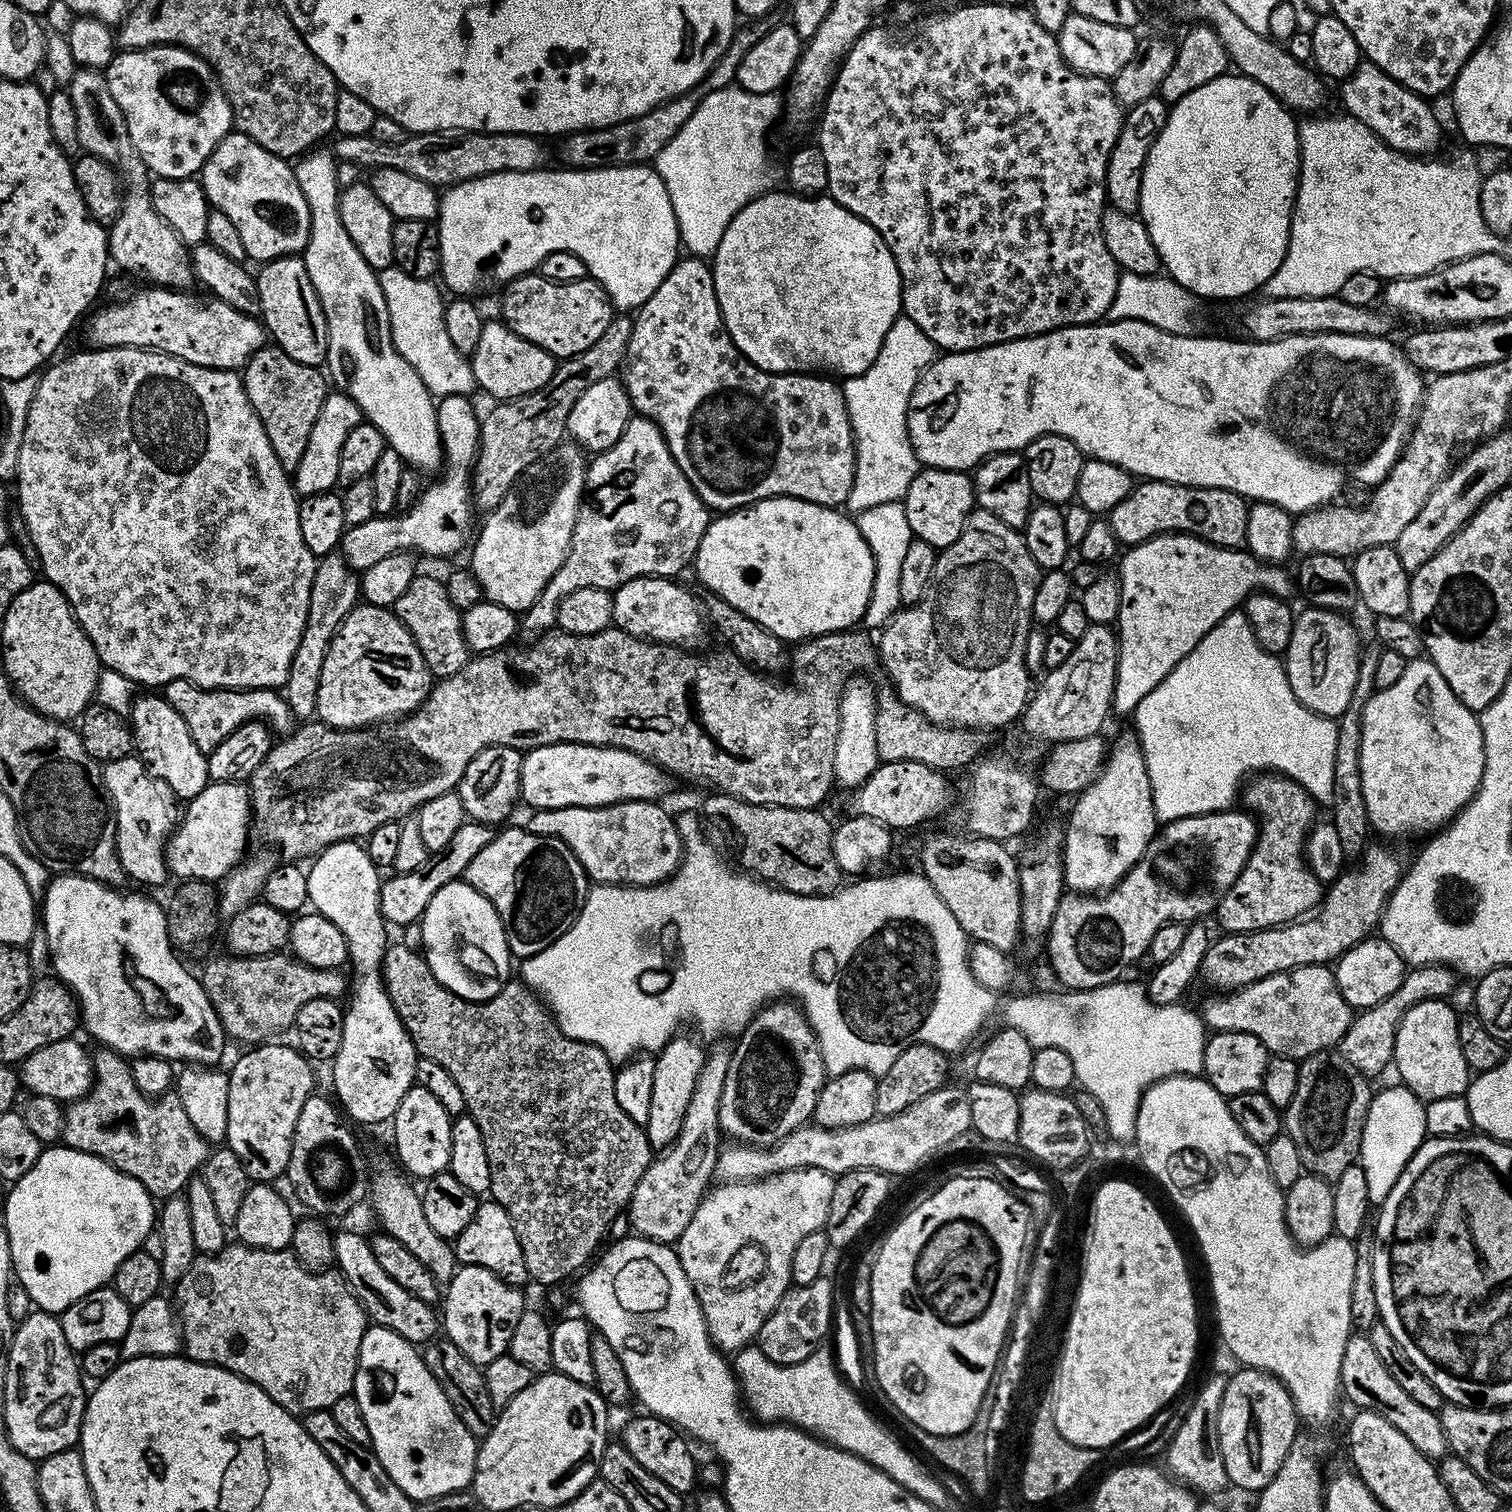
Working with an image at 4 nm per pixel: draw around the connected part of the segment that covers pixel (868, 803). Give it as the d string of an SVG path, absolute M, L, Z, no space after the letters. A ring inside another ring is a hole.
M881 762L862 782L859 788L851 793L852 809L857 816L874 818L882 822L890 830L896 828L916 828L935 816L940 816L952 804L952 788L943 771L931 768L922 762Z

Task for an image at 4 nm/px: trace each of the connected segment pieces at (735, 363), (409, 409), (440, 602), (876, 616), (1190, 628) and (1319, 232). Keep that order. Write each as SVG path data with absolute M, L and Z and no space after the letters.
M693 255L684 259L688 260L677 259L673 263L658 290L650 294L650 298L635 313L632 321L632 333L622 365L622 383L633 409L660 427L670 454L674 454L674 462L678 462L682 474L686 474L686 482L694 486L698 498L702 498L702 502L710 510L720 514L734 512L737 508L747 508L749 504L756 504L760 500L771 500L773 496L793 496L795 500L814 502L827 508L843 505L848 499L856 473L856 440L852 437L852 423L848 417L843 387L835 379L825 378L820 374L767 372L747 360L730 338L726 319L724 320L723 314L720 313L720 300L716 297L716 280L708 269L709 261Z
M312 150L299 157L295 161L294 171L298 186L302 194L306 194L306 202L310 206L310 238L303 250L302 259L306 266L306 274L310 274L310 282L320 299L322 314L326 314L327 375L339 391L358 402L358 406L364 412L365 421L382 430L385 445L398 450L407 467L416 468L421 474L432 471L435 473L444 462L444 447L440 441L436 421L437 401L432 393L426 390L422 378L418 378L418 370L414 370L414 366L410 366L410 362L406 362L406 358L402 358L402 354L398 354L398 350L392 345L386 298L382 294L377 269L370 267L366 258L358 254L358 246L350 242L350 234L346 234L346 226L342 226L342 214L338 214L341 189L336 181L338 161L331 151L320 151Z
M417 574L408 581L402 598L398 598L398 602L394 605L394 611L402 626L410 630L433 677L443 678L450 674L458 674L458 670L466 666L466 662L470 659L470 649L460 621L462 612L450 602L443 579L435 580L432 576Z
M885 502L882 506L873 506L870 510L862 510L855 517L855 521L862 538L866 538L876 563L872 597L866 606L863 623L869 624L869 626L867 625L869 629L880 630L902 607L898 594L898 582L900 581L898 573L902 570L906 546L910 546L914 537L910 530L910 522L906 522L906 510L903 503Z
M1175 534L1155 536L1141 544L1131 545L1119 557L1119 564L1120 618L1118 621L1118 639L1120 641L1120 653L1118 654L1118 674L1116 675L1114 698L1112 699L1112 707L1117 713L1119 711L1128 712L1128 714L1135 713L1137 706L1142 702L1142 698L1146 698L1146 694L1150 694L1150 690L1154 690L1154 686L1161 684L1174 670L1174 666L1178 666L1178 662L1182 662L1182 658L1186 658L1186 654L1190 654L1194 650L1194 646L1198 646L1198 642L1202 642L1202 638L1206 638L1206 634L1210 634L1210 630L1214 630L1214 626L1226 618L1226 614L1237 611L1253 592L1273 592L1274 595L1285 598L1291 597L1291 592L1294 592L1294 576L1291 571L1287 572L1287 567L1279 564L1266 564L1247 550L1219 548L1210 542L1199 540L1197 536L1178 536Z
M1312 114L1301 119L1298 124L1300 134L1300 185L1296 191L1296 209L1292 212L1292 229L1288 239L1286 258L1282 258L1282 266L1266 283L1263 291L1274 298L1318 298L1319 296L1334 296L1339 293L1342 282L1350 278L1350 274L1359 272L1373 272L1381 278L1395 278L1397 276L1417 276L1442 268L1445 264L1452 264L1456 260L1465 260L1467 256L1477 256L1480 252L1500 252L1501 237L1491 232L1482 218L1480 209L1480 181L1482 171L1476 165L1476 160L1468 152L1456 152L1449 160L1432 160L1436 158L1421 158L1408 156L1391 148L1382 138L1373 134L1362 122L1352 116L1324 116L1325 114Z

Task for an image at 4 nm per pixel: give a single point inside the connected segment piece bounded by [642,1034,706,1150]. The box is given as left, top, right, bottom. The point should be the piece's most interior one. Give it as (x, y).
(677, 1065)

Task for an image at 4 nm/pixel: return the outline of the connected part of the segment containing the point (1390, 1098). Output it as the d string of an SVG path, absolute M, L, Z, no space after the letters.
M1403 1084L1380 1089L1373 1095L1363 1126L1358 1162L1366 1175L1370 1200L1374 1206L1384 1203L1410 1158L1424 1143L1426 1133L1425 1103Z

